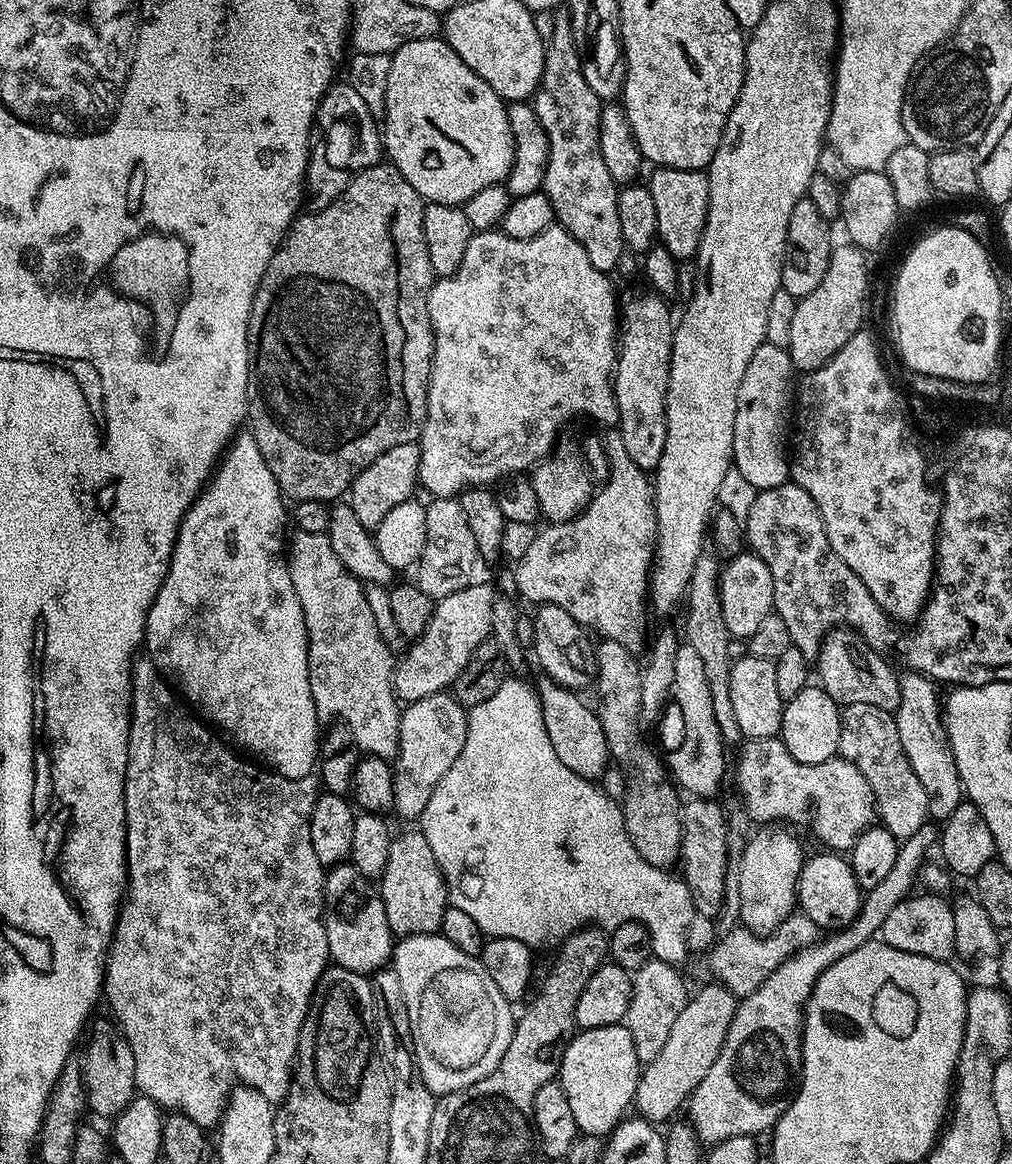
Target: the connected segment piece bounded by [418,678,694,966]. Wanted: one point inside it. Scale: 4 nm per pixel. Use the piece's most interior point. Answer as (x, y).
(530, 850)

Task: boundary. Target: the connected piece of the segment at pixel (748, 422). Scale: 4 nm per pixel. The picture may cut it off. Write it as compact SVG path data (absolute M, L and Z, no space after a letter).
M767 342L758 346L758 350L754 350L754 354L750 358L750 362L746 366L746 372L742 374L742 382L738 386L738 394L736 395L736 413L734 414L734 446L732 447L732 463L735 471L740 473L743 479L747 480L750 486L757 490L765 488L773 488L774 486L782 486L789 483L790 480L790 456L786 451L786 432L784 436L784 419L789 419L790 405L794 400L794 380L792 384L792 368L794 369L794 360L790 355L788 348L779 348Z

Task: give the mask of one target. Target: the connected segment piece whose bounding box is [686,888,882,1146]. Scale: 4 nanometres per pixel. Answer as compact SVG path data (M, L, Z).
M870 888L863 893L860 913L855 920L841 930L825 935L809 948L798 950L790 958L786 958L780 963L778 970L774 970L774 974L766 978L766 982L762 982L749 996L743 997L737 1003L736 1013L729 1022L716 1060L686 1100L686 1120L695 1129L700 1142L711 1146L722 1140L729 1140L731 1136L755 1137L756 1132L767 1133L775 1125L776 1119L782 1115L786 1107L784 1091L788 1088L788 1056L795 1057L802 1043L802 1036L798 1031L798 1013L807 1001L812 985L816 983L816 978L821 972L826 971L834 962L838 962L838 958L858 950L858 946L869 943L879 933L881 926L880 892L874 892Z

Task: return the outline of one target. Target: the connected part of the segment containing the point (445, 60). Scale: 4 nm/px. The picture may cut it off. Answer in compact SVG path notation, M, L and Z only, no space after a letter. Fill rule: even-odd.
M436 36L407 40L391 53L382 113L382 148L392 167L418 190L424 201L462 206L478 190L507 181L514 160L508 104L458 58L447 40Z

